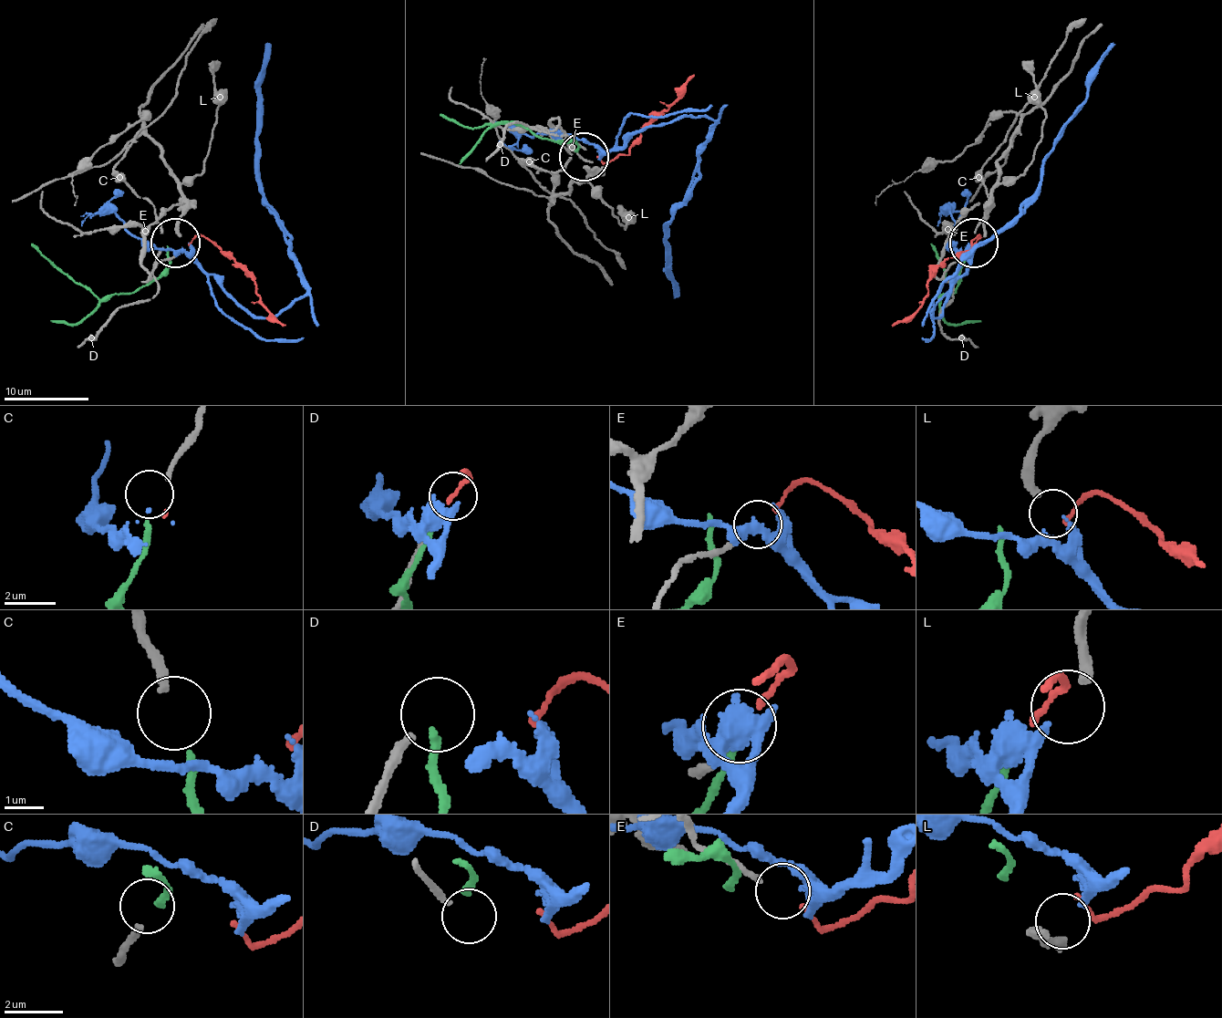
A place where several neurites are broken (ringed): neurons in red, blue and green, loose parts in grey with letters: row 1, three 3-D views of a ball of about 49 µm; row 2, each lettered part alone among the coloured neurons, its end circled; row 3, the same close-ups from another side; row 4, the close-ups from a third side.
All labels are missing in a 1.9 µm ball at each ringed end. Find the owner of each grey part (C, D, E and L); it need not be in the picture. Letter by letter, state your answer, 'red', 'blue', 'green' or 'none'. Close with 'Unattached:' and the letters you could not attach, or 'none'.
C: green
D: none
E: red
L: blue
Unattached: D

